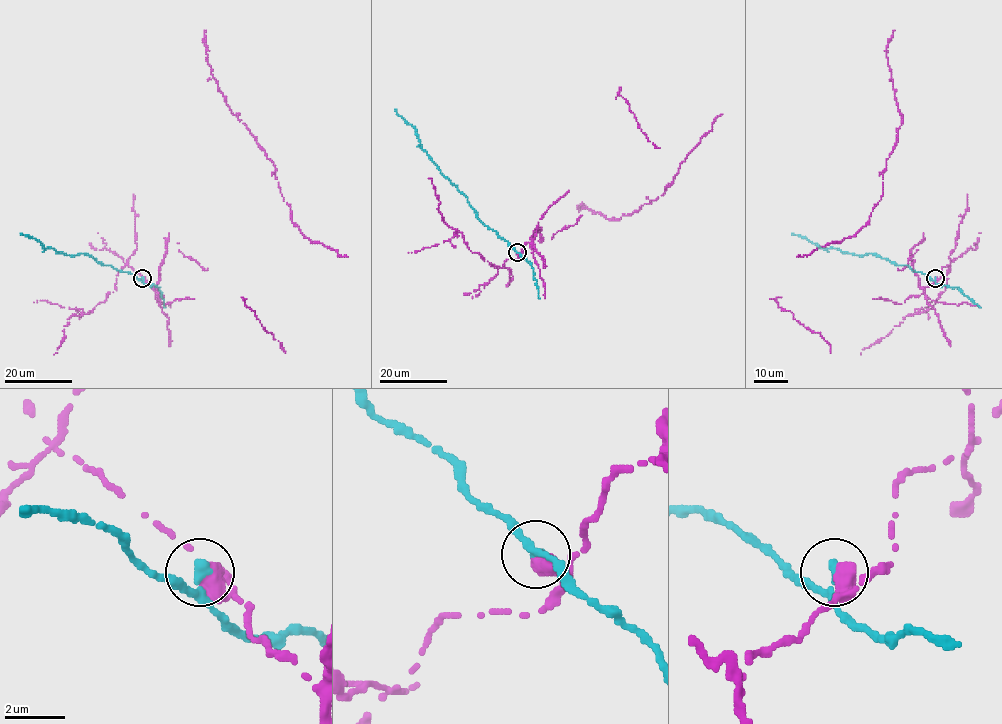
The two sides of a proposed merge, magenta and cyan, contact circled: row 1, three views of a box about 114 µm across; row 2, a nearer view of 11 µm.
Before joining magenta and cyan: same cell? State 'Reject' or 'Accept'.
Reject

